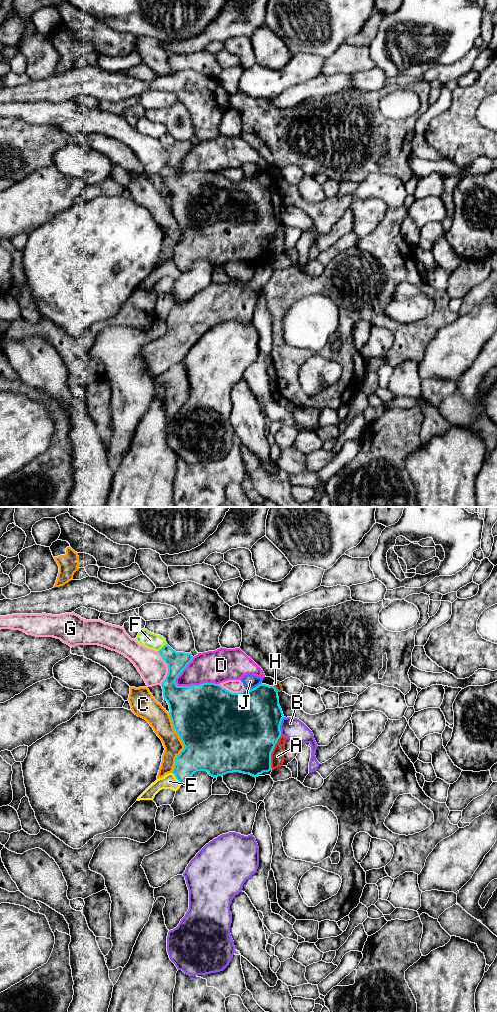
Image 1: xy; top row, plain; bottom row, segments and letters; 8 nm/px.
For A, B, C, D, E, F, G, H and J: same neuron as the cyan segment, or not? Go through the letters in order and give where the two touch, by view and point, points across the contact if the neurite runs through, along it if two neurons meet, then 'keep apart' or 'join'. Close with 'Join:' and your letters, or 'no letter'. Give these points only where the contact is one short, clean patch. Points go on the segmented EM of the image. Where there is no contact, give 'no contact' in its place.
A: xy (271, 752) | keep apart
B: xy (279, 726) | keep apart
C: xy (182, 742) | keep apart
D: xy (196, 685) | keep apart
E: xy (176, 778) | along xy (172, 772), (181, 784) | keep apart
F: xy (162, 647) | keep apart
G: xy (168, 668) | keep apart
H: xy (275, 689) | keep apart
J: xy (253, 688) | keep apart
Join: no letter

